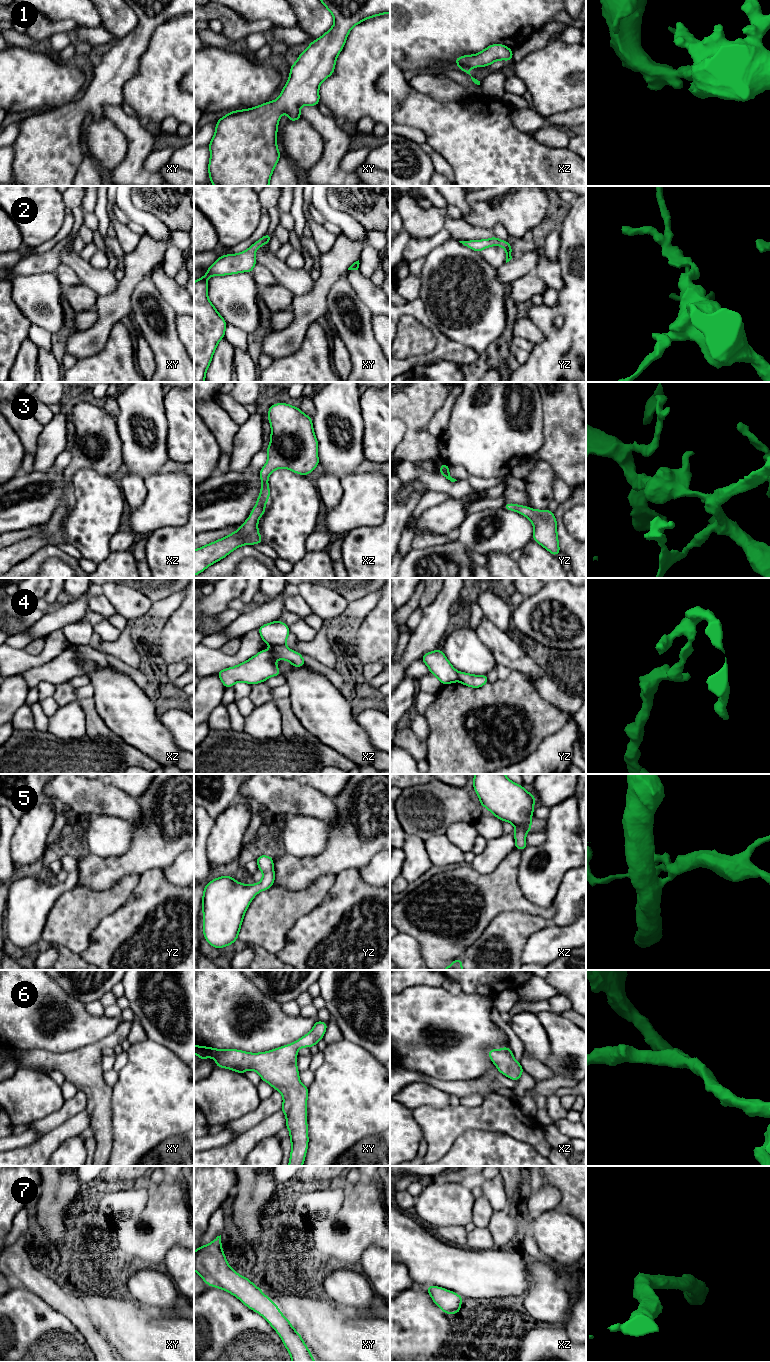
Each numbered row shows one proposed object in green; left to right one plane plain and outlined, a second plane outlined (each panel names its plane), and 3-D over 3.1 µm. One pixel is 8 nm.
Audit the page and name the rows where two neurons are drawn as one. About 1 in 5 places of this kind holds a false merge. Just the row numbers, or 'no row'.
4

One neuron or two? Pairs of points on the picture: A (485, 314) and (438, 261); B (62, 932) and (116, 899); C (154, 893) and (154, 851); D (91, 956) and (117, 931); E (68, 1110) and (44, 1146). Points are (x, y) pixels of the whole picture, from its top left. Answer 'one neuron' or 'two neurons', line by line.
A: one neuron
B: one neuron
C: two neurons
D: one neuron
E: two neurons

